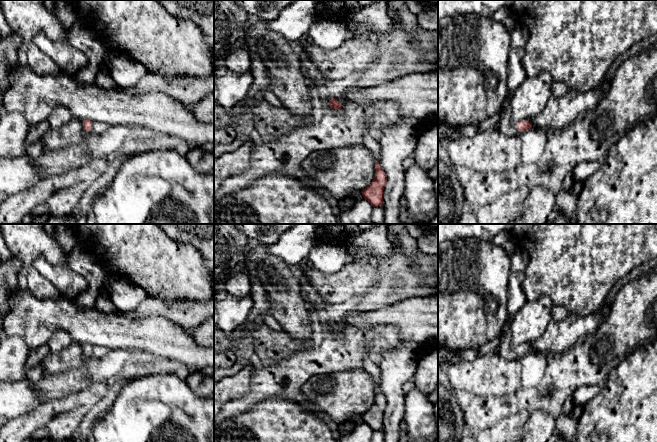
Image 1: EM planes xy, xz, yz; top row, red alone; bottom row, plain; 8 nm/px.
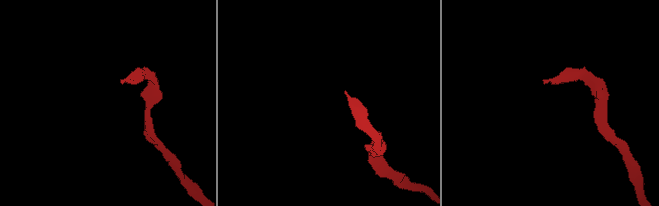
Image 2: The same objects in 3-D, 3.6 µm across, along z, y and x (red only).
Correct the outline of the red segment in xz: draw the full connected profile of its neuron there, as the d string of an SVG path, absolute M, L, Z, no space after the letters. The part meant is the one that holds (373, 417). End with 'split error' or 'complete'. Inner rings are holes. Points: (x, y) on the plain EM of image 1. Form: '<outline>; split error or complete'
M379 386L376 388L375 401L372 407L361 417L373 431L383 430L383 414L387 401Z; complete

